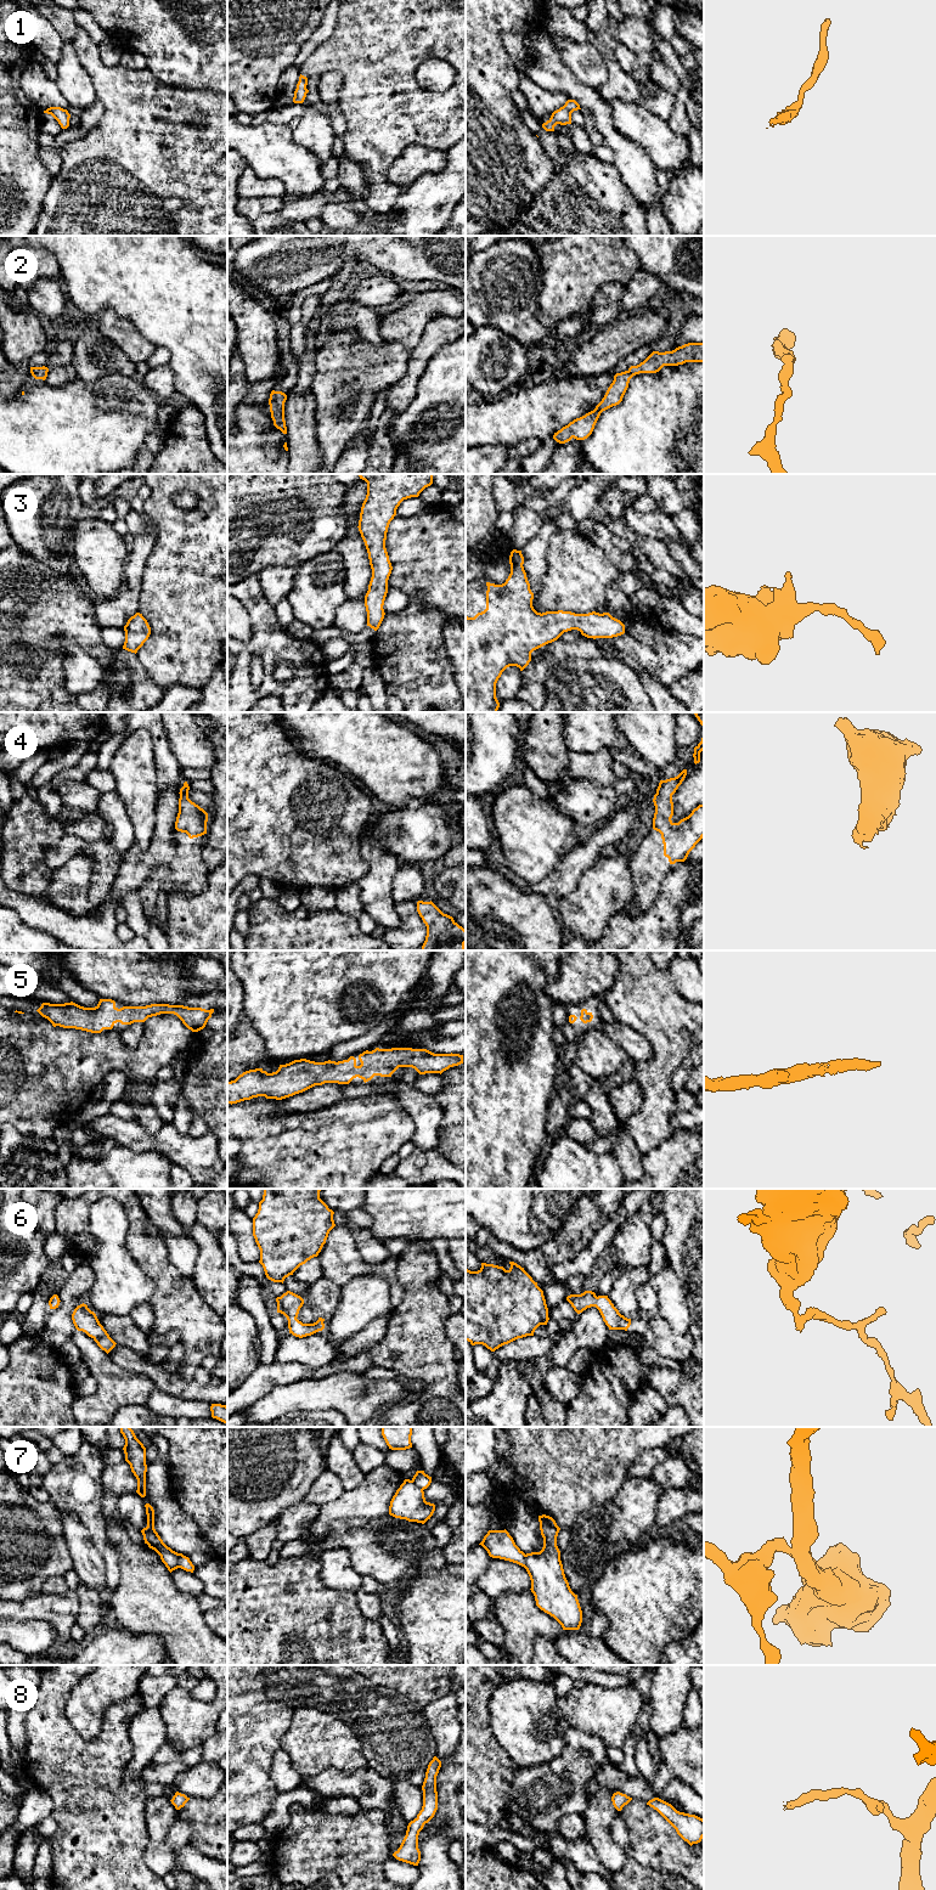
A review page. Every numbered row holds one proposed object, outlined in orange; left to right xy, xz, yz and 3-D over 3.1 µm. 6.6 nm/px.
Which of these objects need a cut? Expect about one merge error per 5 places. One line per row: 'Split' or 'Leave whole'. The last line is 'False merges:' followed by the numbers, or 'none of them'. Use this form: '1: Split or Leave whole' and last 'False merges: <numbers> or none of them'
1: Leave whole
2: Leave whole
3: Leave whole
4: Leave whole
5: Leave whole
6: Leave whole
7: Split
8: Leave whole
False merges: 7

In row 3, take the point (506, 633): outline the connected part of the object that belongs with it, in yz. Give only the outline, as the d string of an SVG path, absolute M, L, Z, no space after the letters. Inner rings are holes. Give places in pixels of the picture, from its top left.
M521 551L509 555L511 574L504 583L486 582L486 609L474 617L466 615L466 712L497 712L496 683L509 666L523 671L531 661L531 653L557 641L564 632L577 630L587 638L613 638L625 633L625 625L609 613L575 614L571 611L537 613L532 607L534 593L524 570Z

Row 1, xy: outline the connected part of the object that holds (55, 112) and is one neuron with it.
M50 107L44 113L51 114L61 125L62 129L67 129L69 126L71 114L67 109L61 107Z

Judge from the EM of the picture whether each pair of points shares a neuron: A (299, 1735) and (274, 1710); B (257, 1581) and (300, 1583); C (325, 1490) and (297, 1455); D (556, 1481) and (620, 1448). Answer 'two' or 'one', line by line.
A: two
B: one
C: two
D: one

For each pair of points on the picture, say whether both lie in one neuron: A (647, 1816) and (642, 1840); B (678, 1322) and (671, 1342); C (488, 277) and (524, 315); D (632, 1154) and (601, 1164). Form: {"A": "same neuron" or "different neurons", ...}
{"A": "same neuron", "B": "different neurons", "C": "same neuron", "D": "different neurons"}

